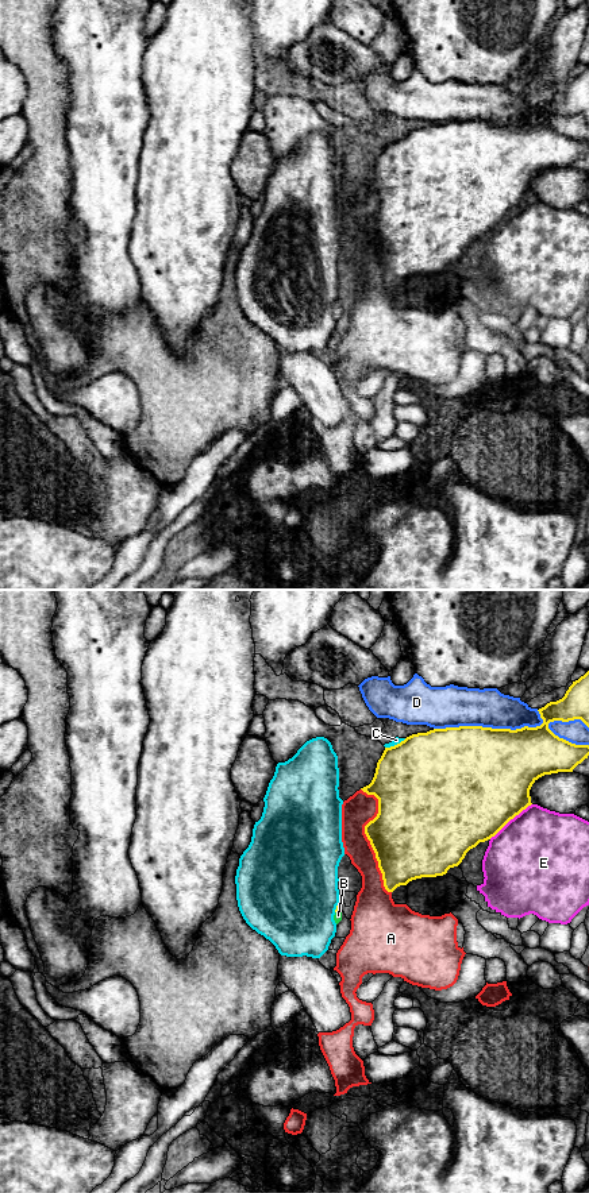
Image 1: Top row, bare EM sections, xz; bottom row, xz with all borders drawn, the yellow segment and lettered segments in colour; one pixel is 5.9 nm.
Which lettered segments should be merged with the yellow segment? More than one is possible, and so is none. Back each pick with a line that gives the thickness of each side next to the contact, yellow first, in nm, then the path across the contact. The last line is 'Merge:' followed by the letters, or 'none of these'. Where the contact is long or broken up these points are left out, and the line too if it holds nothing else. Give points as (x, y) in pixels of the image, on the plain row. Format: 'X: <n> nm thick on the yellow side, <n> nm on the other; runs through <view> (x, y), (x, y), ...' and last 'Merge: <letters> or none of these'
B: 30 nm thick on the yellow side, 50 nm on the other; runs through xz (338, 302), (338, 305), (338, 311)
Merge: B

